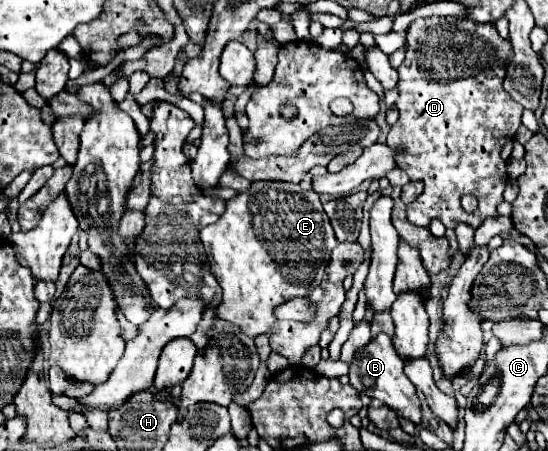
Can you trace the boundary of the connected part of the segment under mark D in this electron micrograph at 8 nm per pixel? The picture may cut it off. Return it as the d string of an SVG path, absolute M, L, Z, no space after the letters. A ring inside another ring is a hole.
M429 17L429 19L417 19L417 21L411 23L411 27L407 29L407 45L409 45L407 57L405 57L405 61L403 61L403 63L399 65L399 69L397 69L397 71L399 71L399 83L397 83L397 87L399 87L399 99L397 99L399 119L397 119L395 125L391 125L391 131L389 131L389 135L387 135L387 143L389 143L391 147L403 145L403 147L407 149L407 153L399 157L399 169L403 169L403 171L409 175L409 179L413 179L413 181L421 179L421 181L425 183L423 193L421 193L411 205L407 205L407 219L409 219L411 223L423 225L423 227L427 227L431 219L441 219L447 229L453 229L453 227L455 227L457 223L461 223L461 221L463 221L463 223L469 223L469 225L473 225L473 227L479 227L487 217L497 217L497 205L503 201L503 189L505 189L507 179L509 179L509 177L507 177L507 163L505 163L505 159L501 157L501 147L503 147L509 139L513 139L515 133L517 133L517 129L521 127L523 107L521 107L517 101L513 101L509 93L503 91L505 65L511 61L511 53L513 53L511 43L509 43L507 39L499 37L499 33L497 33L497 29L495 29L493 23L491 23L491 25L475 25L475 23L471 23L471 21L463 21L461 17ZM441 63L465 63L465 67L457 66L453 69L447 69L444 65L441 65ZM465 193L475 195L477 201L479 201L479 207L477 207L473 213L465 213L465 209L461 207L461 197L463 197Z

